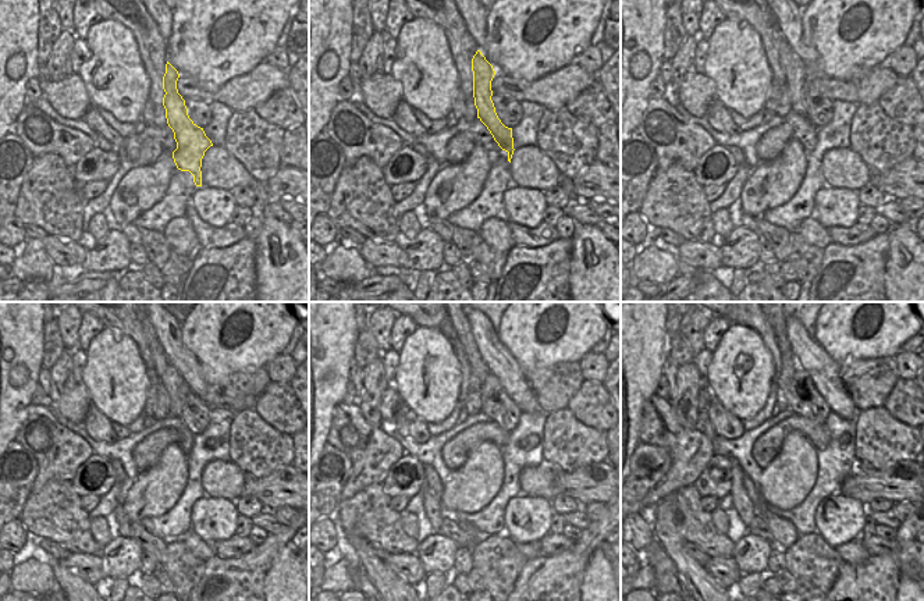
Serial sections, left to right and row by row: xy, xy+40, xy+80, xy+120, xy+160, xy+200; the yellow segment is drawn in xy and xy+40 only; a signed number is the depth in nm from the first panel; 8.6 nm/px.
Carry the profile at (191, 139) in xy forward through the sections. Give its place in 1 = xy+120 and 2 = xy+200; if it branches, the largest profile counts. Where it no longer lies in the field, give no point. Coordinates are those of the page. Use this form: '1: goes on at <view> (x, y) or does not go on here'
1: goes on at xy+120 (177, 388)
2: goes on at xy+200 (775, 331)

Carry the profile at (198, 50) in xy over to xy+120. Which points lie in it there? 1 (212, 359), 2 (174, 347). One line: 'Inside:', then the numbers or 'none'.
Inside: 1

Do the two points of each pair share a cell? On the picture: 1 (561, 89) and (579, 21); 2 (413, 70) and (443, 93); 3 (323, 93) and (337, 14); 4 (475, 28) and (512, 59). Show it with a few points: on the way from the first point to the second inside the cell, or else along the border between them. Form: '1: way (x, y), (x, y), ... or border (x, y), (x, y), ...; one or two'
1: border (569, 63), (539, 79); two
2: way (422, 70), (434, 85); one
3: way (341, 74), (343, 49), (340, 34); one
4: border (486, 14), (486, 39), (482, 52); two

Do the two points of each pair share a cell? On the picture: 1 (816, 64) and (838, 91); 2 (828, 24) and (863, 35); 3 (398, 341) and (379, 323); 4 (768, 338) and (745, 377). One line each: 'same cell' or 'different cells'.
1: different cells
2: same cell
3: different cells
4: different cells

